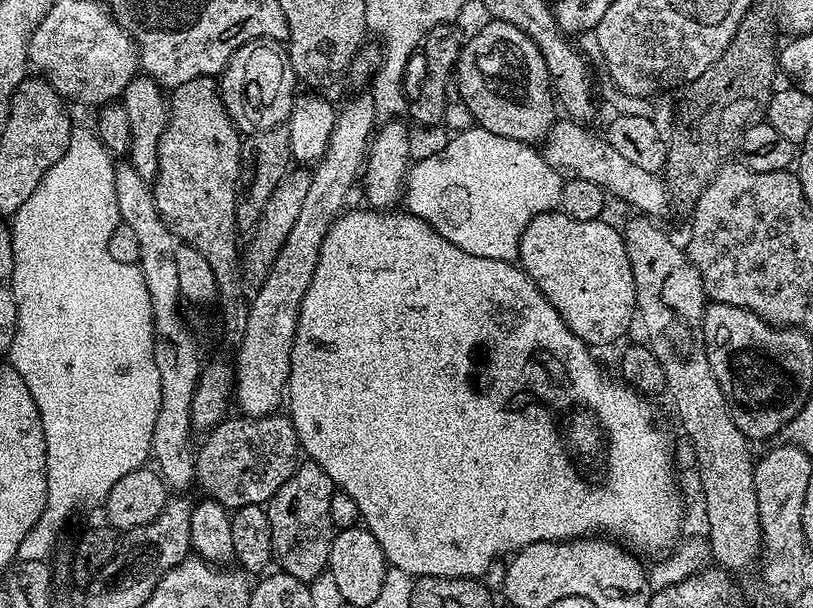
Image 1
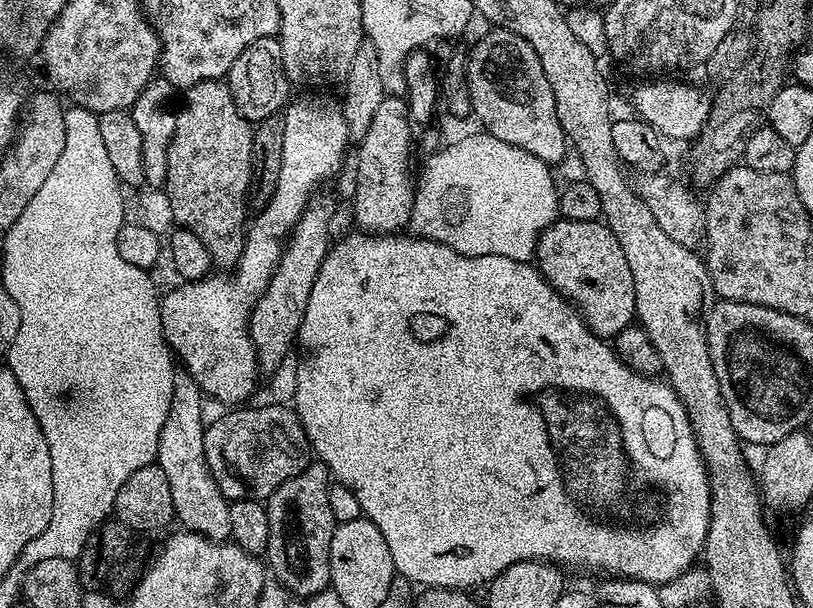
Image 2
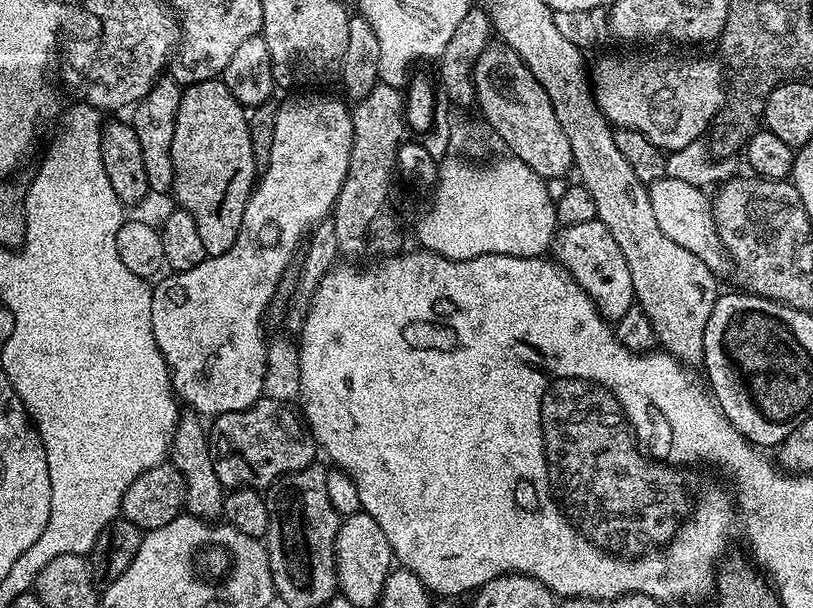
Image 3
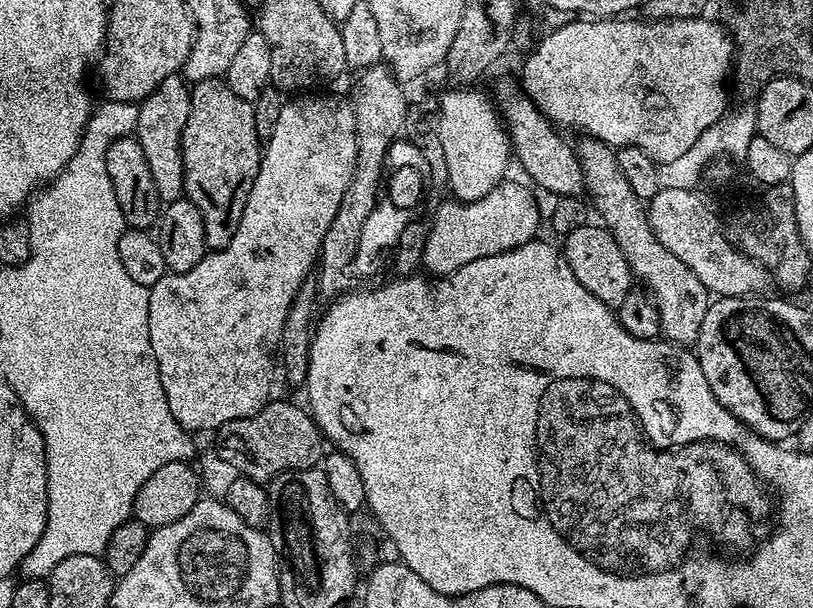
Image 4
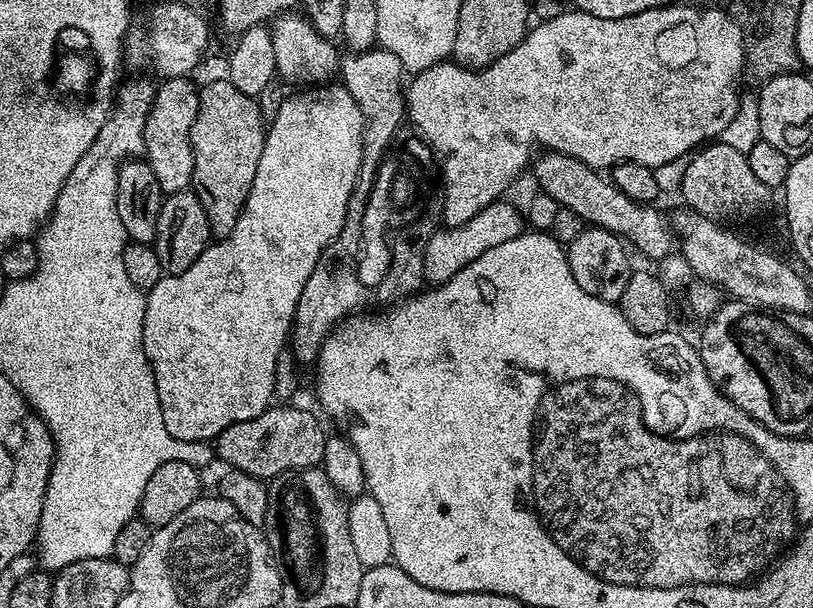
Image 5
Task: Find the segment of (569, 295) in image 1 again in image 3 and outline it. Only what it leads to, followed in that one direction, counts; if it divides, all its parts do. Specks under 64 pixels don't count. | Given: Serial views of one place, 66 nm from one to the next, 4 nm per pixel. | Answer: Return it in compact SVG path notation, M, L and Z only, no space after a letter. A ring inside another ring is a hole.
M592 220L574 226L564 226L554 237L554 260L567 272L575 284L596 303L596 310L609 322L614 322L634 306L634 282L630 282L630 266L622 258L622 249L610 235L601 220Z

